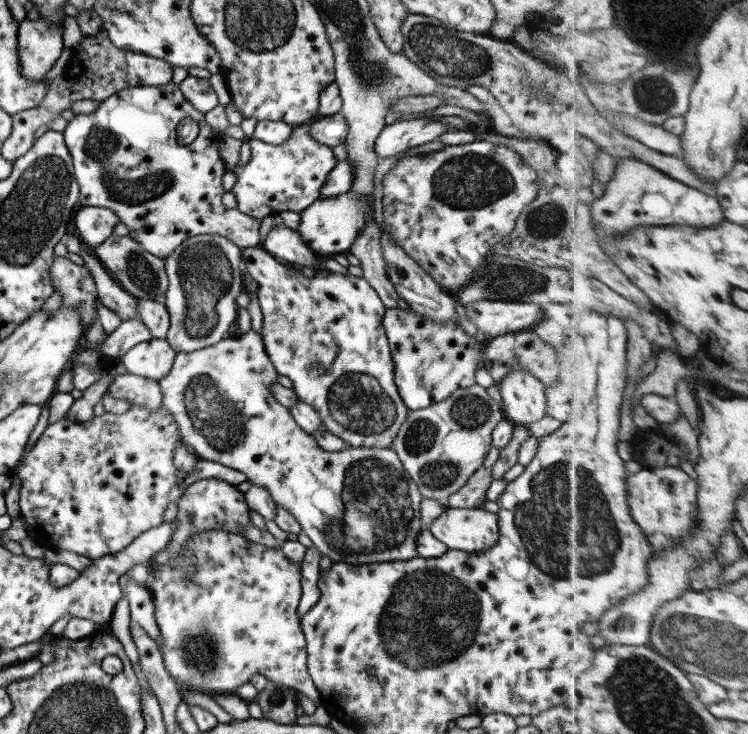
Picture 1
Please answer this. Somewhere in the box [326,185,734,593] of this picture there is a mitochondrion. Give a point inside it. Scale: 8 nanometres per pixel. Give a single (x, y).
(564, 523)

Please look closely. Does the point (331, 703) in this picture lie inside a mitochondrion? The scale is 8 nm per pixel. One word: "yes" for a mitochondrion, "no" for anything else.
no

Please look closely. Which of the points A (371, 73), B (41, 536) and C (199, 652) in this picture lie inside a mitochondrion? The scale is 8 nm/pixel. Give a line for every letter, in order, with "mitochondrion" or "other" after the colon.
A: mitochondrion
B: other
C: mitochondrion

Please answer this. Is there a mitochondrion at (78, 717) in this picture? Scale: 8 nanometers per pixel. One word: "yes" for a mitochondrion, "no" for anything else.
yes

